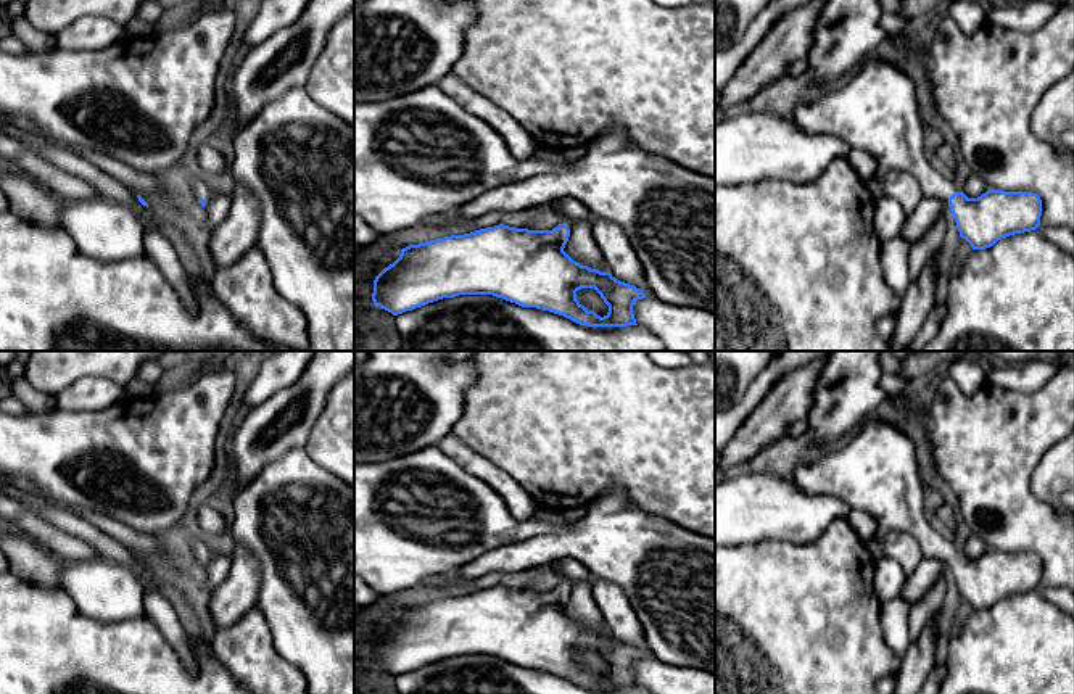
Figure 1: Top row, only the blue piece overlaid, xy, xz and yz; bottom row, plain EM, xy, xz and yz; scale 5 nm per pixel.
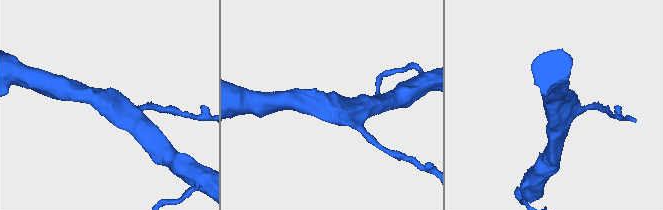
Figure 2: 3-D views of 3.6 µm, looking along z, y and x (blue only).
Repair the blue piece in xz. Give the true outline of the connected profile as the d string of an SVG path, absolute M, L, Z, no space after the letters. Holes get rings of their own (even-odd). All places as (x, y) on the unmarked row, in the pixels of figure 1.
M557 573L560 585L552 591L528 591L515 589L504 585L480 589L464 596L451 596L444 599L430 601L419 605L409 605L401 610L399 618L385 628L374 641L372 662L375 667L391 673L393 676L412 671L428 663L454 659L459 655L493 655L506 662L515 663L522 668L536 668L564 676L580 686L588 688L626 688L638 686L633 665L646 659L642 651L634 646L617 641L609 631L601 633L573 622L565 612L570 597L572 580ZM581 649L594 649L609 673L601 678L594 671L588 671L578 660L576 652Z

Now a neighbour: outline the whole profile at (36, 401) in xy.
M26 377L8 380L13 396L23 403L29 414L47 414L58 409L56 396L39 391L26 380Z

